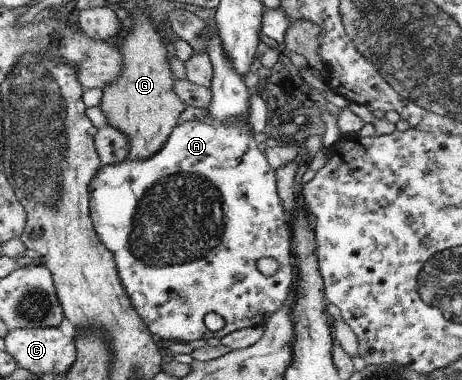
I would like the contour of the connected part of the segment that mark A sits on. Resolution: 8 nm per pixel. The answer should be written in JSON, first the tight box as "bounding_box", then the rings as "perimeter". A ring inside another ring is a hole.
{"bounding_box":[89,20,292,342],"perimeter":[[[214,20],[209,21],[210,25],[210,36],[209,39],[205,42],[205,53],[208,55],[212,70],[213,70],[213,77],[209,86],[209,89],[211,90],[211,103],[206,108],[207,114],[198,120],[193,121],[184,121],[184,122],[178,122],[178,124],[171,130],[171,133],[168,135],[168,138],[166,139],[166,142],[163,144],[163,147],[156,152],[156,154],[153,154],[150,158],[147,158],[146,160],[128,160],[124,159],[122,162],[113,164],[113,165],[100,165],[95,172],[95,175],[90,179],[89,184],[89,211],[90,211],[90,220],[92,223],[92,226],[94,227],[94,230],[96,231],[98,240],[112,253],[115,267],[119,276],[119,279],[121,280],[121,285],[123,286],[123,289],[126,291],[126,294],[128,295],[131,307],[134,308],[134,310],[138,313],[138,316],[140,317],[140,320],[148,327],[148,330],[151,332],[151,334],[156,334],[158,338],[162,338],[162,340],[176,340],[176,342],[190,342],[191,340],[208,340],[208,338],[222,338],[222,336],[226,336],[226,334],[230,334],[230,332],[234,332],[234,330],[238,330],[240,328],[246,328],[247,326],[262,326],[266,319],[271,315],[274,314],[276,311],[278,311],[281,306],[283,305],[283,302],[286,300],[286,297],[288,296],[289,289],[291,288],[292,284],[292,262],[290,260],[290,252],[289,252],[289,242],[290,242],[290,230],[289,230],[289,224],[288,220],[285,216],[285,212],[281,203],[281,200],[278,198],[277,195],[277,188],[276,183],[277,180],[275,179],[275,172],[272,168],[266,163],[266,159],[264,158],[264,153],[260,152],[258,148],[256,147],[257,144],[255,144],[254,140],[252,139],[252,134],[254,133],[251,130],[251,126],[249,125],[249,122],[246,121],[246,118],[248,117],[249,107],[248,107],[248,88],[244,85],[243,78],[241,77],[241,74],[238,74],[238,71],[234,68],[233,62],[228,58],[228,55],[224,52],[223,46],[221,45],[221,38],[219,37],[219,34],[217,32],[217,28],[215,26]],[[258,258],[274,258],[276,262],[278,263],[278,268],[276,272],[272,276],[264,276],[262,275],[257,269],[256,269],[256,260]],[[208,312],[214,312],[214,314],[218,314],[220,318],[224,321],[224,325],[222,329],[216,332],[208,331],[206,327],[204,327],[204,323],[202,319]]]}

